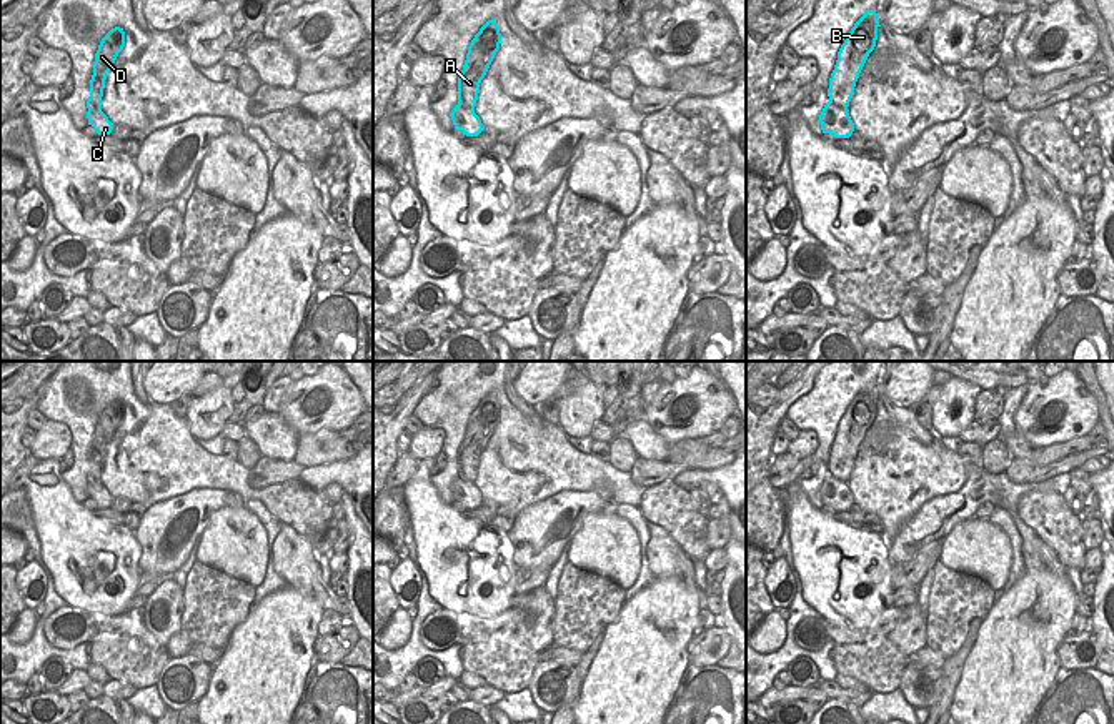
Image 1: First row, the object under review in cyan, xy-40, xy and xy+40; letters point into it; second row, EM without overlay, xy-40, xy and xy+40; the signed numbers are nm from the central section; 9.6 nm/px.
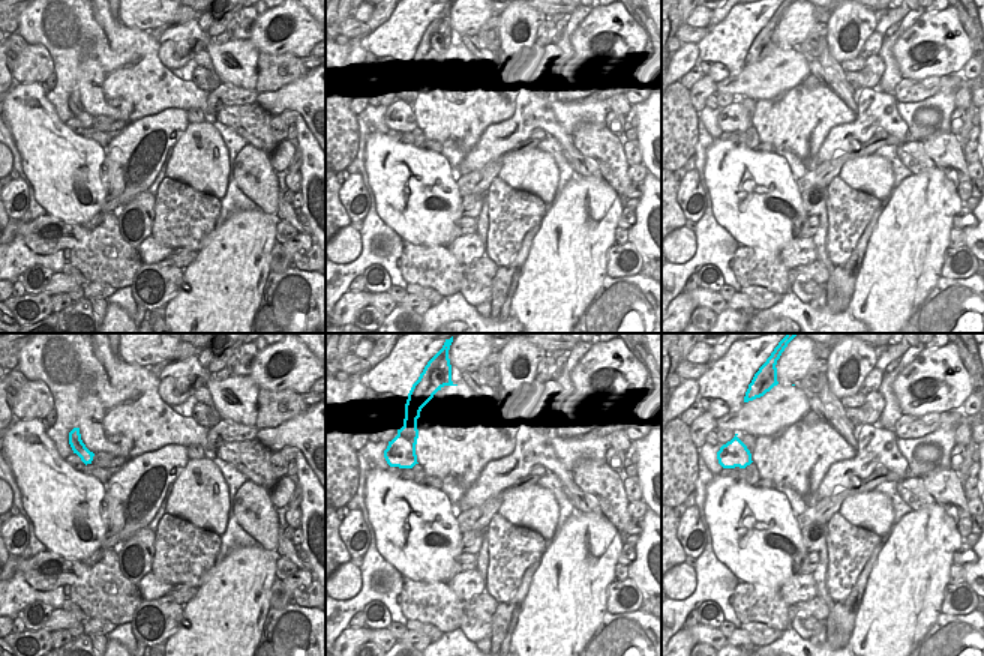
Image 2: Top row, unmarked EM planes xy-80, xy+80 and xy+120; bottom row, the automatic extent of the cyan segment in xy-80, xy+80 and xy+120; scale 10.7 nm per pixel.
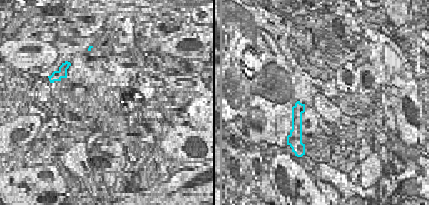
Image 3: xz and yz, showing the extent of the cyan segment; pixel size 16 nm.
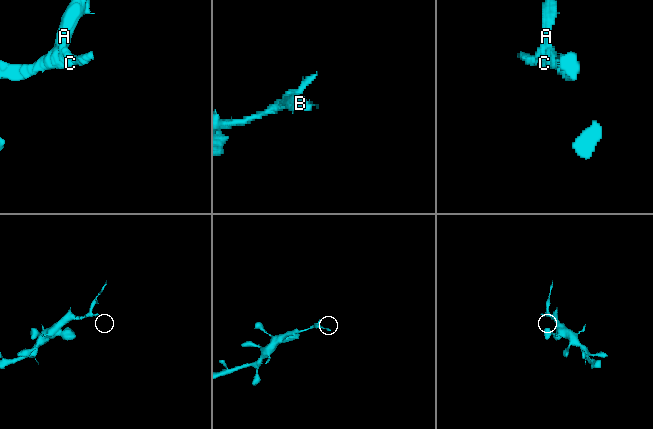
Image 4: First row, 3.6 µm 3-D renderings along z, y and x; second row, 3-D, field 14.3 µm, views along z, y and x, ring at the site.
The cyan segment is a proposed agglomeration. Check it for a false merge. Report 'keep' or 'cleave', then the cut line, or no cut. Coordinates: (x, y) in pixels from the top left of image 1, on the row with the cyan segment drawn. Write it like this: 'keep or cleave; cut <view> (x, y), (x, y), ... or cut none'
cleave; cut xy+40 (830, 100), (846, 112)

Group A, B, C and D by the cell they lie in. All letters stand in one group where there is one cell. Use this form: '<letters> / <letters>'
A B D / C

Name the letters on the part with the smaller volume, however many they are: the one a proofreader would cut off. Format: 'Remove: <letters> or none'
Remove: A, B, D.

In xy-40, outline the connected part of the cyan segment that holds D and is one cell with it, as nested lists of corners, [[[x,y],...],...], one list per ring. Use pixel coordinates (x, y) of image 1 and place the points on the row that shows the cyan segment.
[[[120,27],[112,28],[98,45],[98,50],[95,53],[93,75],[90,80],[90,97],[87,100],[87,108],[93,115],[103,113],[102,97],[105,80],[123,47],[125,47],[125,32]]]

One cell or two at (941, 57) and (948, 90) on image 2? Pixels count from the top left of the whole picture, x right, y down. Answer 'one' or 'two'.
two

